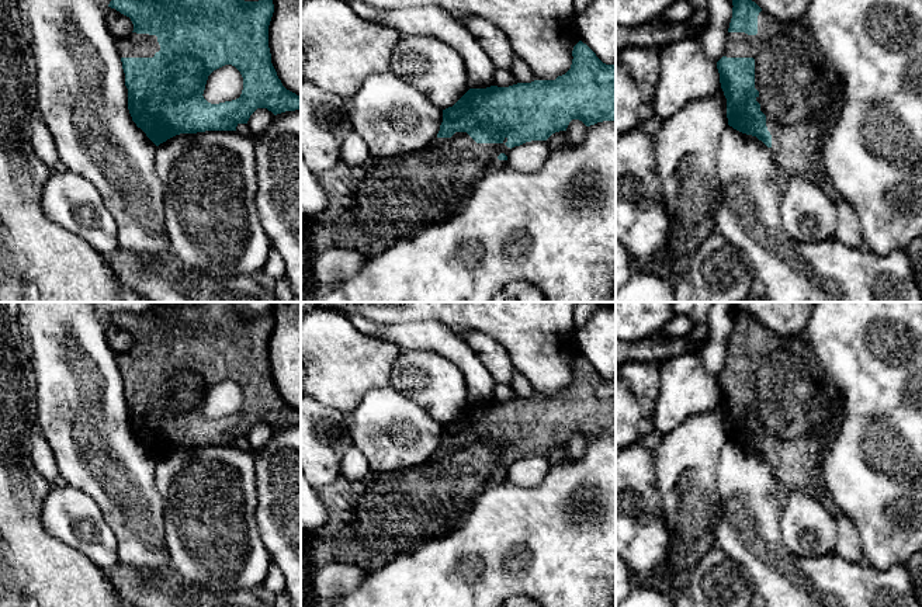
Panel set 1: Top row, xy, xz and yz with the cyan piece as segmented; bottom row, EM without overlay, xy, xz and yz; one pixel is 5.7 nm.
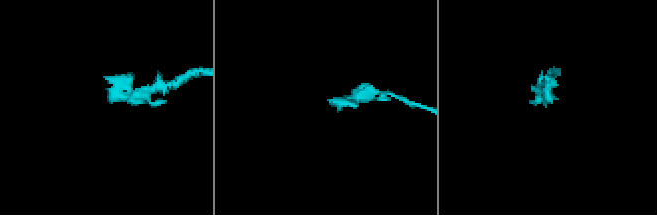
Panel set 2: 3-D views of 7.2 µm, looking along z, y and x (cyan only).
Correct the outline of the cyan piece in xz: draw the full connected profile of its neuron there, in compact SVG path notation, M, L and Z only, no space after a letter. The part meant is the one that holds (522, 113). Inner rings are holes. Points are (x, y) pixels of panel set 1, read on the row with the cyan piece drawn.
M582 41L573 46L572 56L571 69L555 80L469 89L453 107L443 110L440 131L424 148L391 159L370 156L361 166L339 162L330 170L319 173L318 181L327 195L327 209L306 219L301 228L311 252L316 254L333 247L357 249L371 259L399 239L415 237L458 215L468 201L472 184L507 166L507 156L502 152L505 145L512 149L531 141L547 141L552 133L566 131L572 119L579 119L586 126L603 121L616 122L616 65L603 63Z

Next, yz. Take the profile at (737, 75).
M732 0L732 6L724 56L717 62L728 125L770 148L787 177L807 177L836 202L839 194L828 180L821 142L836 124L842 81L825 67L804 20L780 21L752 0Z

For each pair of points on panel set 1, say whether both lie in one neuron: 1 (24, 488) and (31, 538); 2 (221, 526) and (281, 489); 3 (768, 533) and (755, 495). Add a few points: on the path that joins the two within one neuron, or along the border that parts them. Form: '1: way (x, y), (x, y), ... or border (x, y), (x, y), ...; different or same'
1: way (24, 500), (24, 526); same
2: border (253, 472), (256, 484), (256, 524), (262, 537); different
3: way (759, 523), (755, 505); same

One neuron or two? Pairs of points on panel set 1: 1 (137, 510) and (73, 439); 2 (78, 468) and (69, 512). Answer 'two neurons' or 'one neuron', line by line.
1: one neuron
2: two neurons

